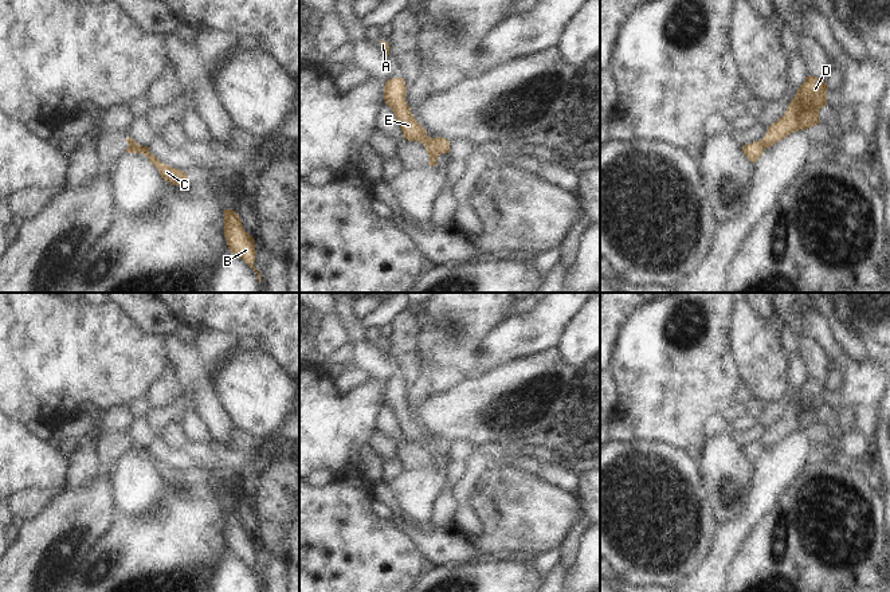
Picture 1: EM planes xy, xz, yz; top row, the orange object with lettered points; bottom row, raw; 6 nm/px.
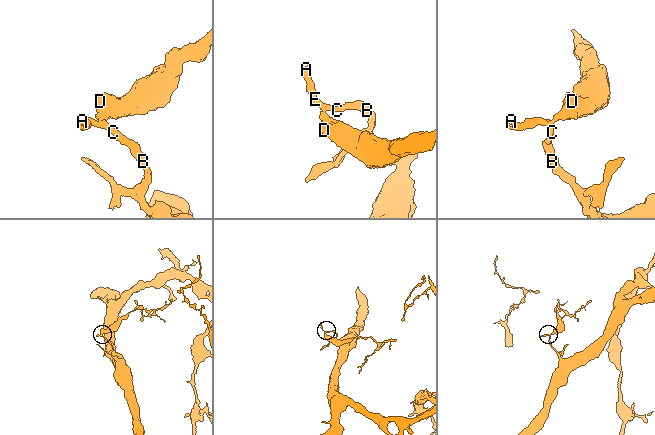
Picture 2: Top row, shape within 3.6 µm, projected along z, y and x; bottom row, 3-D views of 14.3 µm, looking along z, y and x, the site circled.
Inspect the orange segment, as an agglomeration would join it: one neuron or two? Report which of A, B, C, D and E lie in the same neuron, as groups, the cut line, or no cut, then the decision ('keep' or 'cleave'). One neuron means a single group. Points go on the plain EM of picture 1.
A B C E / D; cut in yz along (760, 442), (765, 447); cleave

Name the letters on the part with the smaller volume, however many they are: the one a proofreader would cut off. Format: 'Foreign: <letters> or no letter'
Foreign: D

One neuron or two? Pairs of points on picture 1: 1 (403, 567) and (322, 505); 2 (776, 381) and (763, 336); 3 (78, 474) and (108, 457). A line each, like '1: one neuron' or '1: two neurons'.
1: one neuron
2: one neuron
3: two neurons

